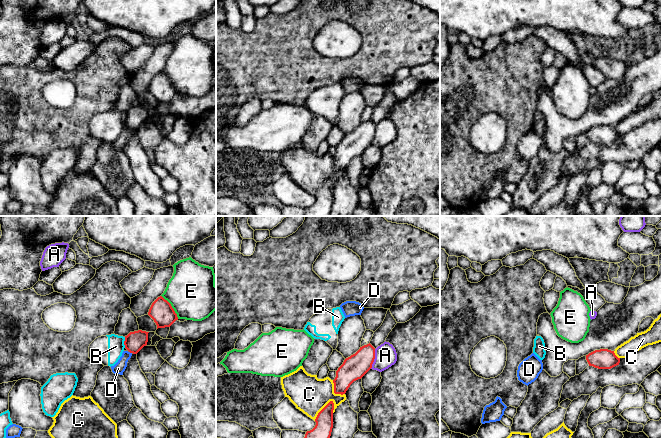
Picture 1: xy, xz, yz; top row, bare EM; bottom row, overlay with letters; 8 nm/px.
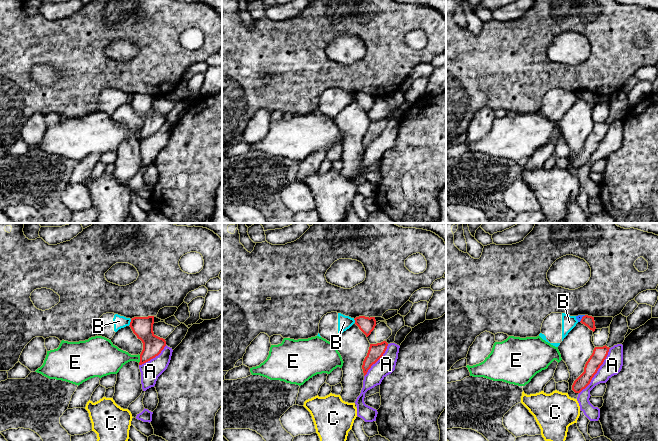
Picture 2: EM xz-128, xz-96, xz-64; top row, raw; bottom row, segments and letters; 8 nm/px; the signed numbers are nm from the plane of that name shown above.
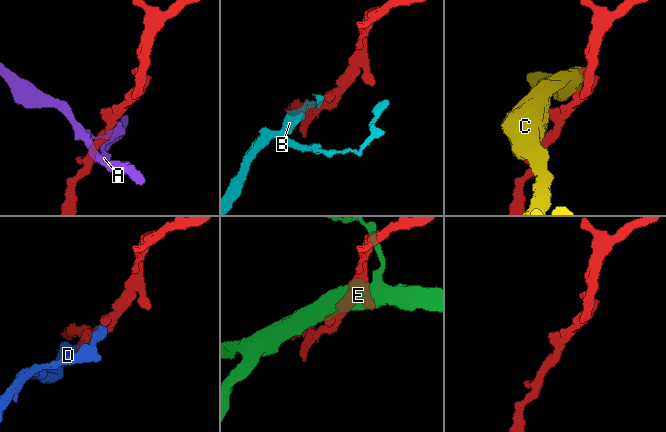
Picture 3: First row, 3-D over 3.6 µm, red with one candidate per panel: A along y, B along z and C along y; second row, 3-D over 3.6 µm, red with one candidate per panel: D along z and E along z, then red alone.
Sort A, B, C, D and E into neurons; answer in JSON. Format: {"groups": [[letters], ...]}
{"groups": [["A"], ["B"], ["C"], ["D"], ["E"]]}

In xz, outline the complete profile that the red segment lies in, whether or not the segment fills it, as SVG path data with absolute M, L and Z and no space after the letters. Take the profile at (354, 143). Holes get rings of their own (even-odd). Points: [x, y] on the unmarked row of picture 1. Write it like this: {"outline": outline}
{"outline": "M369 119L350 133L346 134L343 140L336 147L333 156L334 169L345 170L350 161L361 155L371 144L375 135L375 124Z"}

